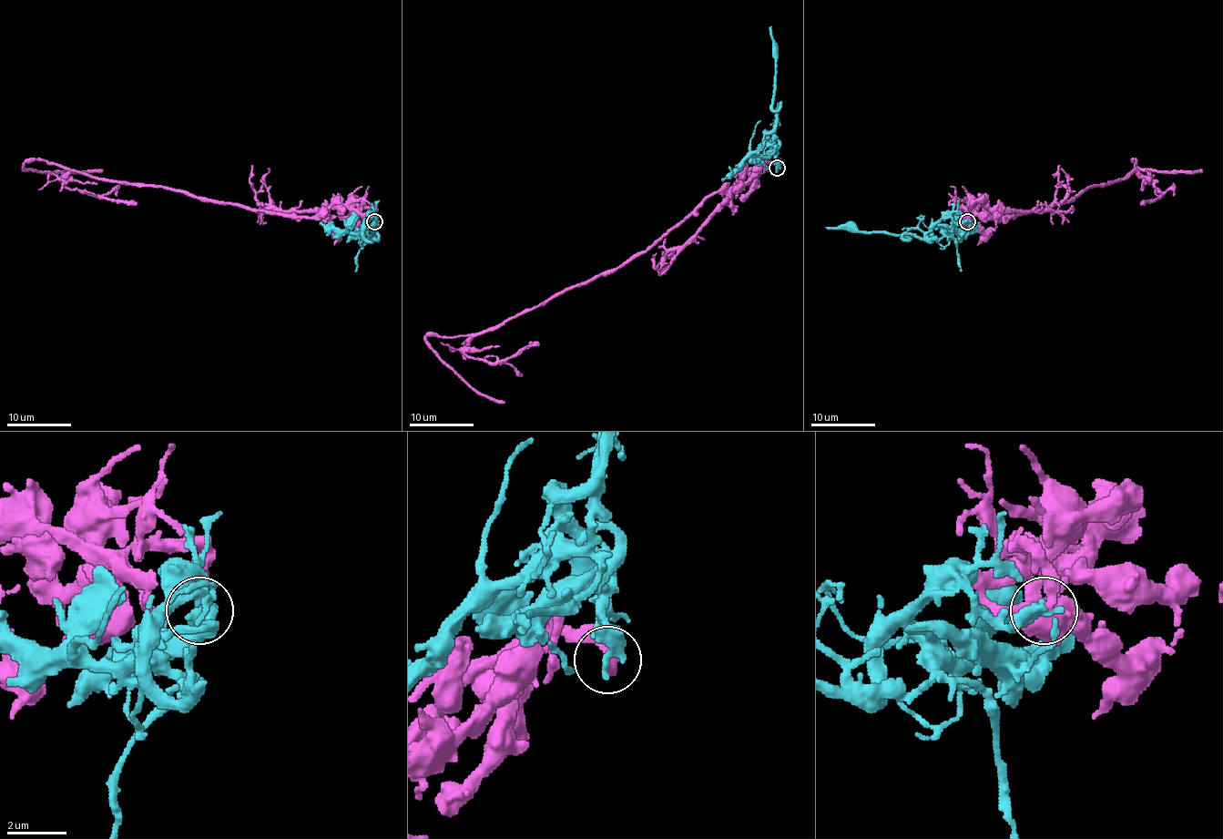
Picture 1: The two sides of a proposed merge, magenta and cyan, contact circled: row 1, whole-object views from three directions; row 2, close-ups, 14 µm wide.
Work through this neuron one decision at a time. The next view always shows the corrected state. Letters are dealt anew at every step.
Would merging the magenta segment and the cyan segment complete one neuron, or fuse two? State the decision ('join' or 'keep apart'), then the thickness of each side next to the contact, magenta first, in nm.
join; calibres 280 and 480 nm

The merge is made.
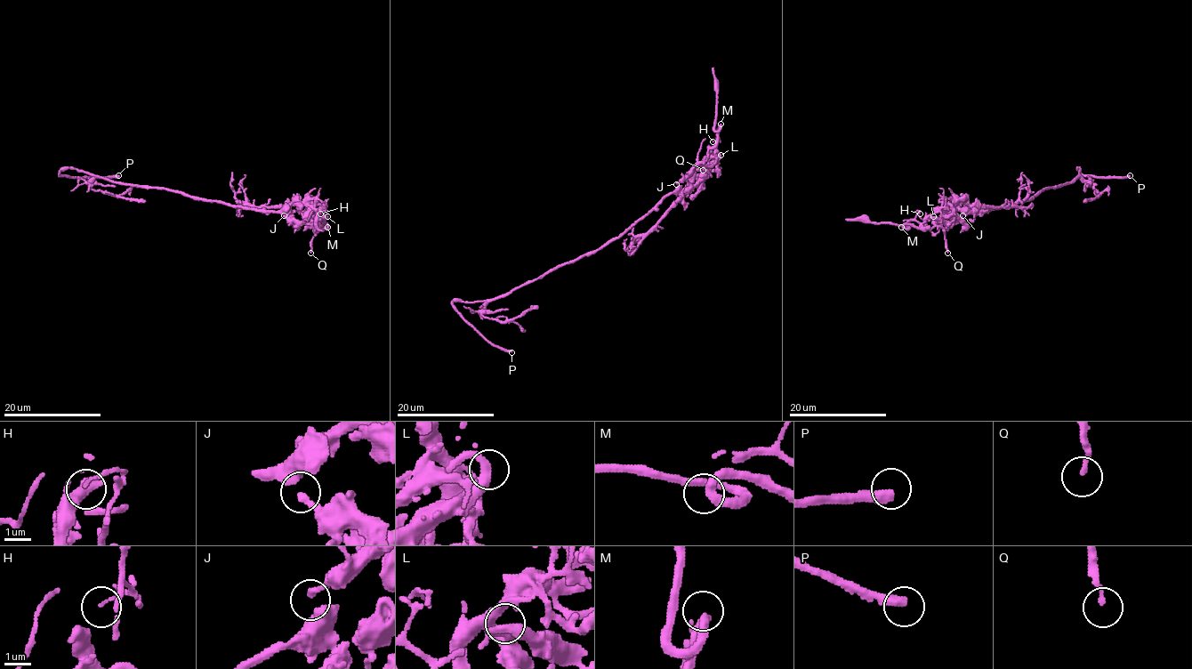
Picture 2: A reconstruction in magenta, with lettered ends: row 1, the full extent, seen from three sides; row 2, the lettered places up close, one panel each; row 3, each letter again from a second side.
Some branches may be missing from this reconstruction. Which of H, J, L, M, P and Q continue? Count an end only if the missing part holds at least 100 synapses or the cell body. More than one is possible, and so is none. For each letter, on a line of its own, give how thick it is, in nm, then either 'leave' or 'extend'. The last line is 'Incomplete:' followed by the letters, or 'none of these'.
H: calibre 80 nm; leave
J: calibre 160 nm; leave
L: calibre 360 nm; leave
M: calibre 300 nm; leave
P: calibre 400 nm; extend
Q: calibre 150 nm; leave
Incomplete: P

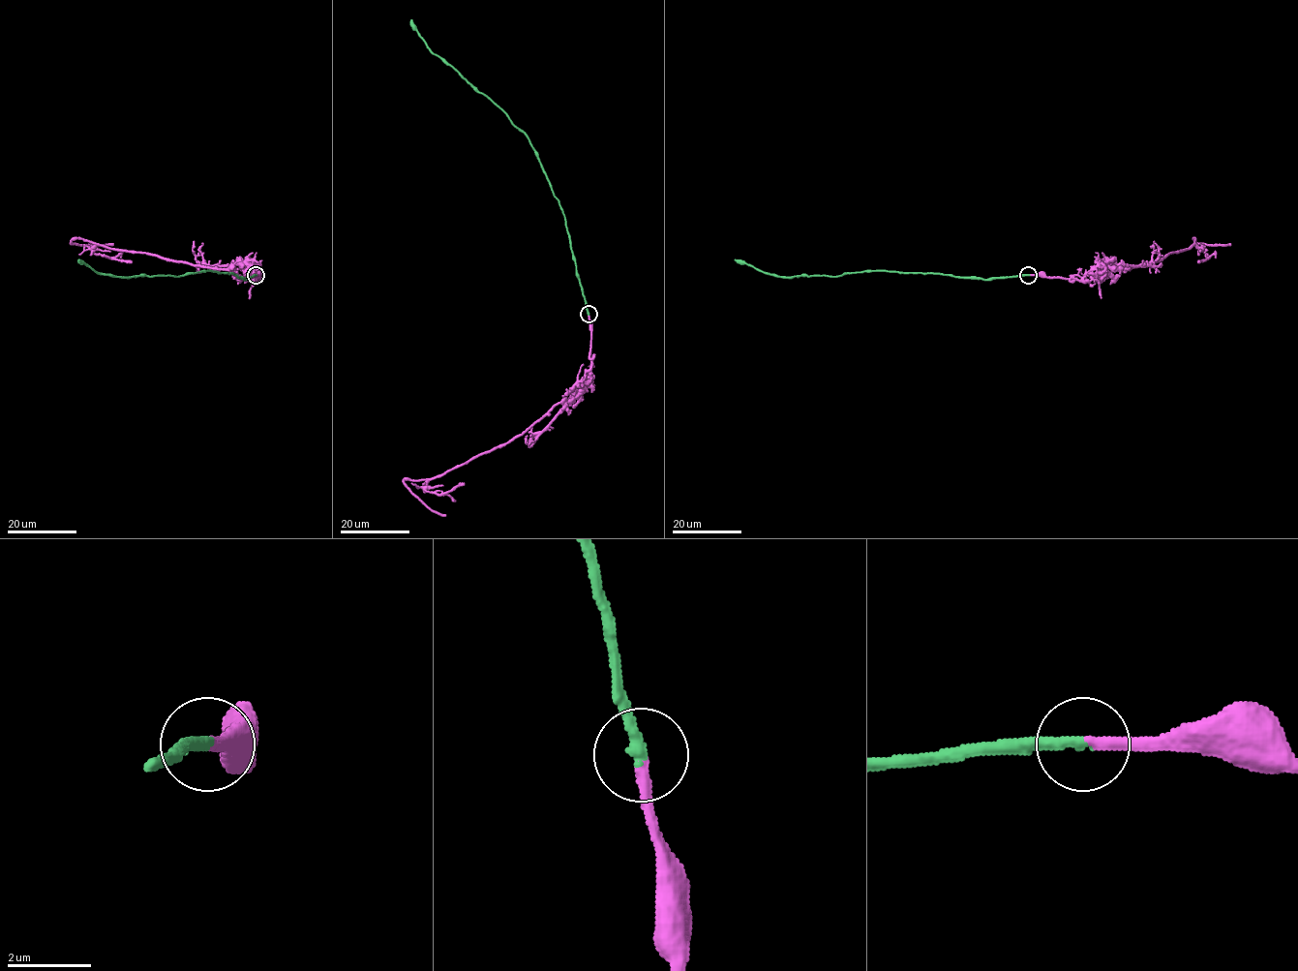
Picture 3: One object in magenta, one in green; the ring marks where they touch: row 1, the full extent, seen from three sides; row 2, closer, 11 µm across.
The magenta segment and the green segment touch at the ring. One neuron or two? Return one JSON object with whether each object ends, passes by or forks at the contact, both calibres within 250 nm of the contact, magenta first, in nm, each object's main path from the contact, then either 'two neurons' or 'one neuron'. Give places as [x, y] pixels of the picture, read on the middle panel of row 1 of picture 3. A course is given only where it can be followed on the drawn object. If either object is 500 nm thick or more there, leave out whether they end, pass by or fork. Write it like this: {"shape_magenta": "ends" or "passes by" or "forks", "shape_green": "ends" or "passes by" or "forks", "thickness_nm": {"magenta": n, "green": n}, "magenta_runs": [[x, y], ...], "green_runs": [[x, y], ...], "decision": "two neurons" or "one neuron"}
{"shape_magenta": "ends", "shape_green": "ends", "thickness_nm": {"magenta": 280, "green": 320}, "magenta_runs": [[588, 314], [591, 367], [568, 399], [510, 440], [435, 477], [404, 480], [428, 507], [445, 516]], "green_runs": [[588, 314], [562, 209], [528, 136], [502, 110], [431, 50], [410, 19]], "decision": "one neuron"}

